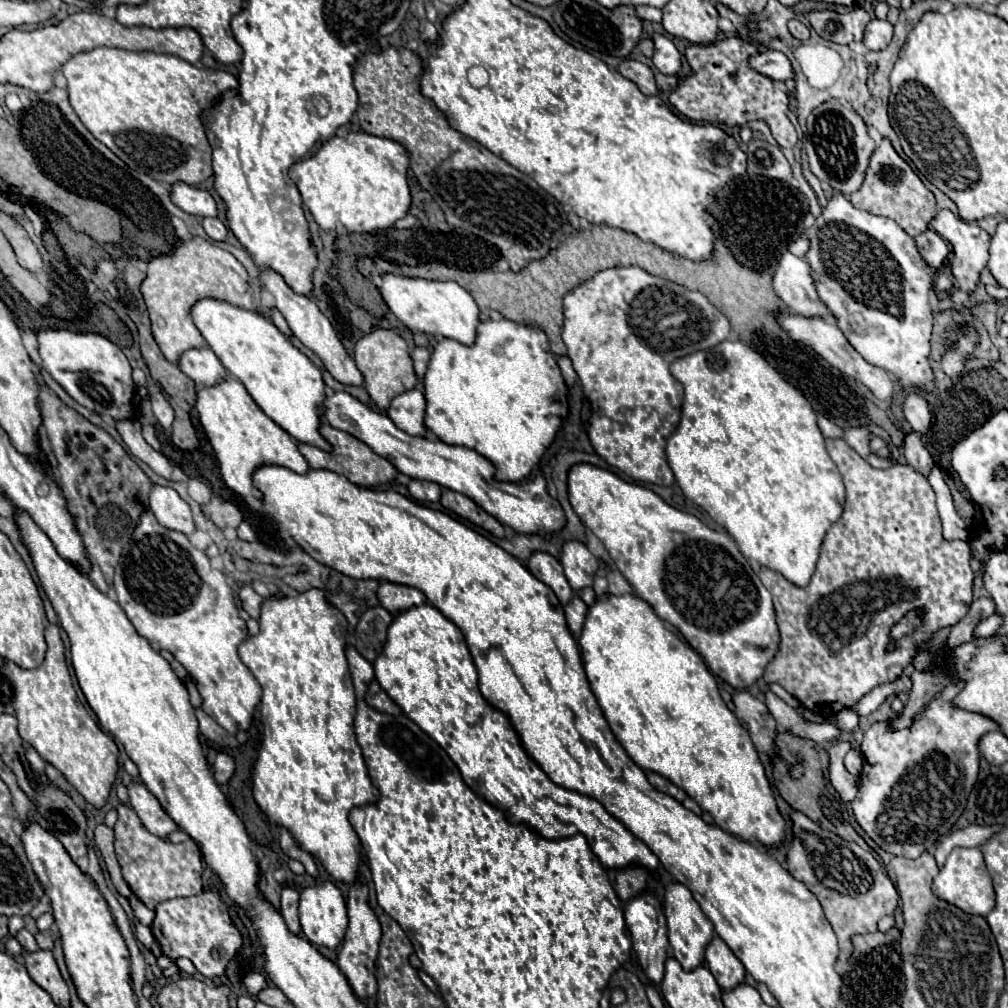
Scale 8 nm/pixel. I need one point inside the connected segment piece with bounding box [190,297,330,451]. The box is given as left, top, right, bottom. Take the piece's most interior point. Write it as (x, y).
(288, 387)

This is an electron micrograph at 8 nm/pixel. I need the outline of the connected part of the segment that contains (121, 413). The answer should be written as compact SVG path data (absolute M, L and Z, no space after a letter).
M40 329L36 331L36 339L42 367L76 403L112 419L136 417L136 407L132 405L132 369L118 345L98 333L74 333L68 329Z

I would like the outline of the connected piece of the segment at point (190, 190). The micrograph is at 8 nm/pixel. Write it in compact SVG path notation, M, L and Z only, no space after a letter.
M174 183L170 189L170 199L174 205L178 205L182 211L194 217L216 217L216 203L212 195L198 187Z

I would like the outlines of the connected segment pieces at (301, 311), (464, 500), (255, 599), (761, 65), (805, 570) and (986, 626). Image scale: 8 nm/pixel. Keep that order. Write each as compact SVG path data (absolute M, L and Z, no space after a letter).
M262 271L260 273L260 279L262 279L262 285L274 295L276 299L276 309L286 317L292 333L310 349L314 351L326 365L326 369L330 371L330 375L340 381L340 383L346 383L346 385L362 385L362 373L358 371L358 367L354 365L354 361L350 359L350 355L346 353L346 349L342 347L340 339L336 337L336 331L334 327L330 325L330 321L320 313L320 309L316 307L316 303L308 297L302 297L302 295L296 295L286 283L284 279L280 277L280 273L276 271Z
M442 489L440 503L444 509L456 513L458 517L494 533L494 537L504 537L504 527L492 515L488 515L484 509L480 509L472 499L468 499L466 495L450 491L450 489Z
M244 585L244 587L240 589L240 601L242 601L242 609L244 609L252 619L258 619L258 617L260 617L262 597L256 595L250 585Z
M766 51L750 57L750 65L774 81L788 81L794 75L790 59L782 51Z
M722 341L708 351L680 357L670 365L670 373L684 387L682 417L666 443L678 487L734 537L746 559L776 569L790 583L804 587L814 573L822 539L844 505L842 477L826 453L812 405L760 353L740 341Z
M1000 613L990 615L988 619L984 619L984 621L980 621L980 623L976 625L974 637L990 637L990 635L994 635L994 633L1000 629L1000 623L1004 623L1004 619L1002 619Z

